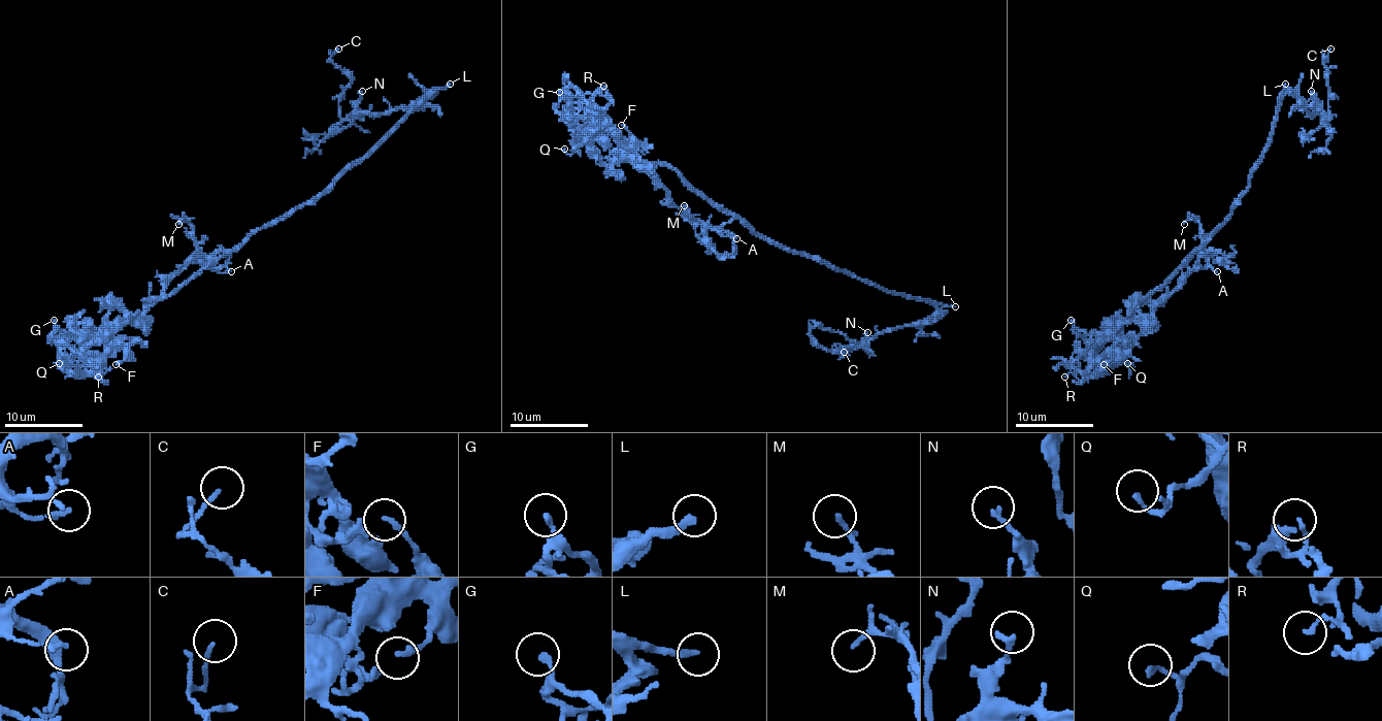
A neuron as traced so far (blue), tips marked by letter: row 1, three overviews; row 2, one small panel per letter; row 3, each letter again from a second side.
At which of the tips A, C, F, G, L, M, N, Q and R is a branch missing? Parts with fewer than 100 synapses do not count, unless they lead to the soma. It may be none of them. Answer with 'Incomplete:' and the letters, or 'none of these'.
Incomplete: L

